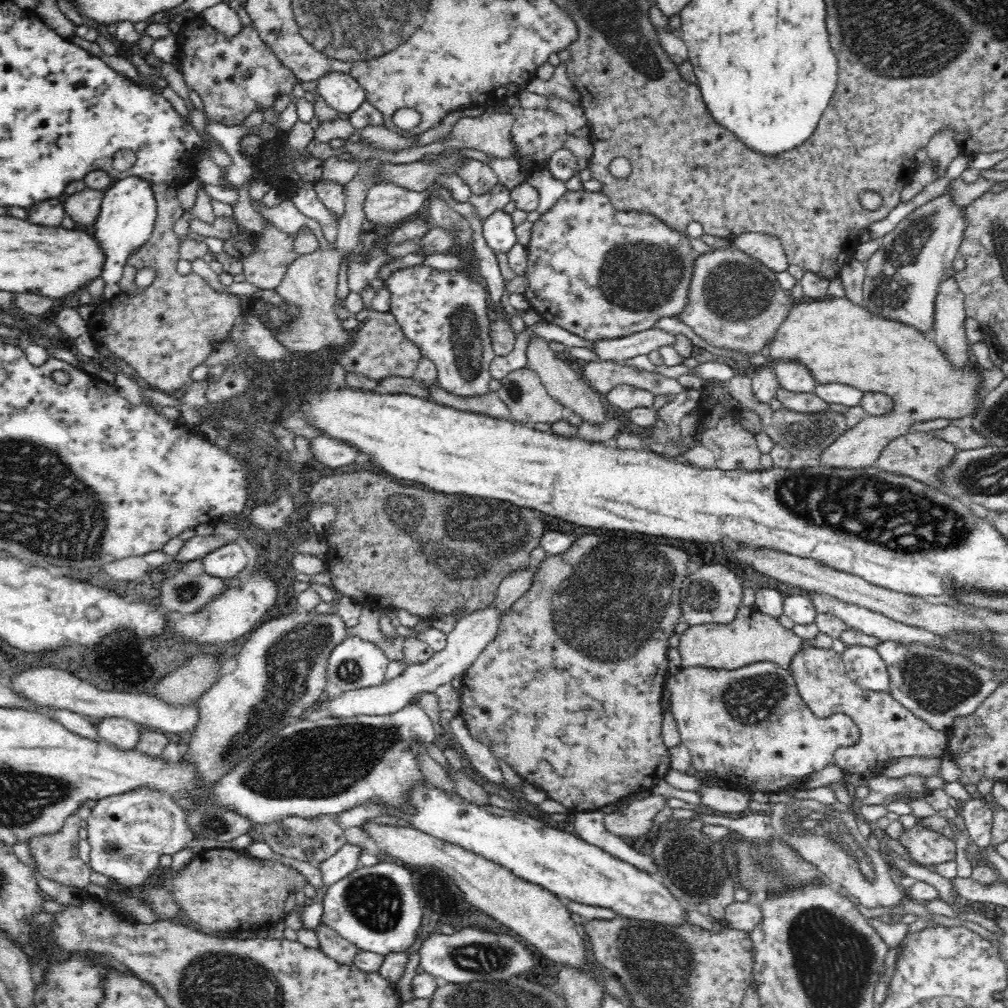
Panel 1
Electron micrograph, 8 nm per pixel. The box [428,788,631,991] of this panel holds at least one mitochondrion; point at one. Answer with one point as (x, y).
(489, 958)

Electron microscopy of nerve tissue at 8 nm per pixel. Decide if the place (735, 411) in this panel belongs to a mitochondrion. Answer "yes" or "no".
no

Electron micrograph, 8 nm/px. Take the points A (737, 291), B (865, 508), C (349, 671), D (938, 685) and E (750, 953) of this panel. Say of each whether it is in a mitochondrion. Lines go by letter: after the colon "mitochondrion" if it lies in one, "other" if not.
A: mitochondrion
B: mitochondrion
C: mitochondrion
D: mitochondrion
E: other

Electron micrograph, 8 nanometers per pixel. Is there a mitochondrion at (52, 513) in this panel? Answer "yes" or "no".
yes

